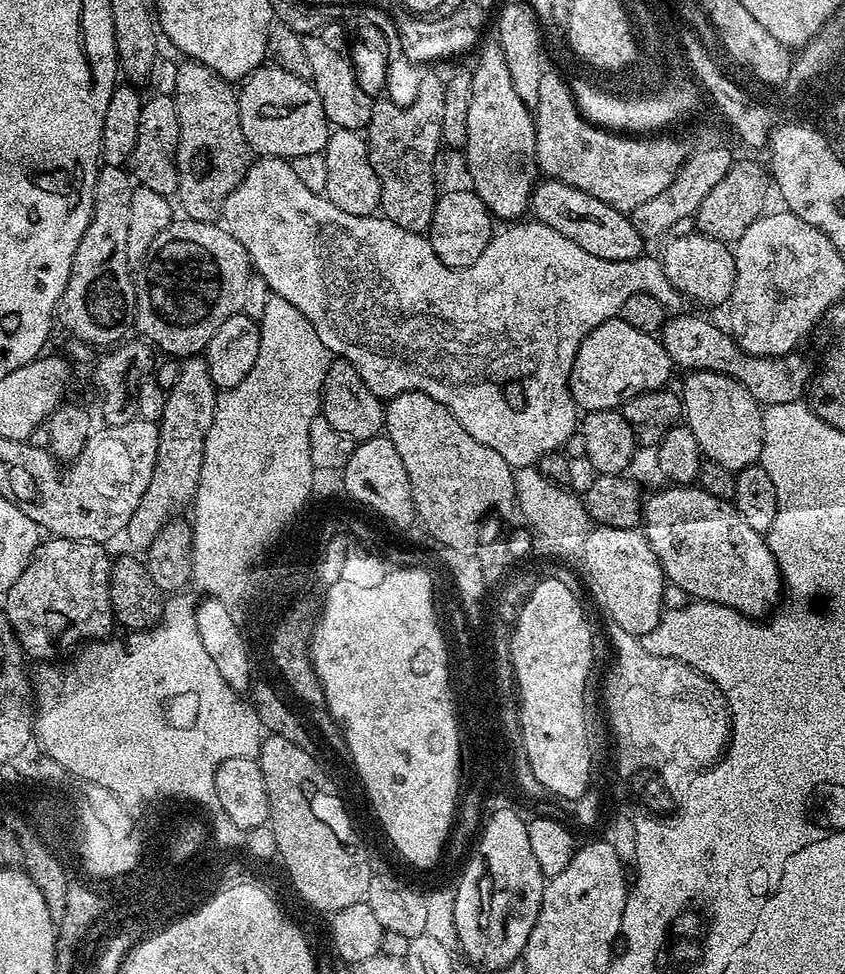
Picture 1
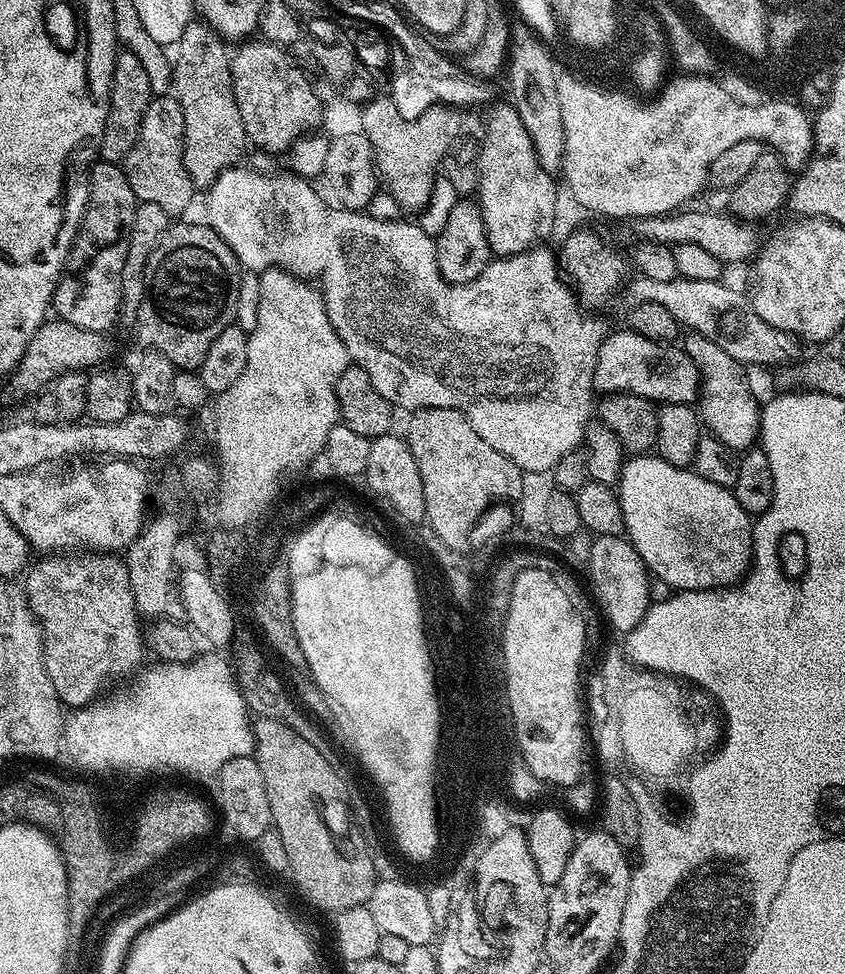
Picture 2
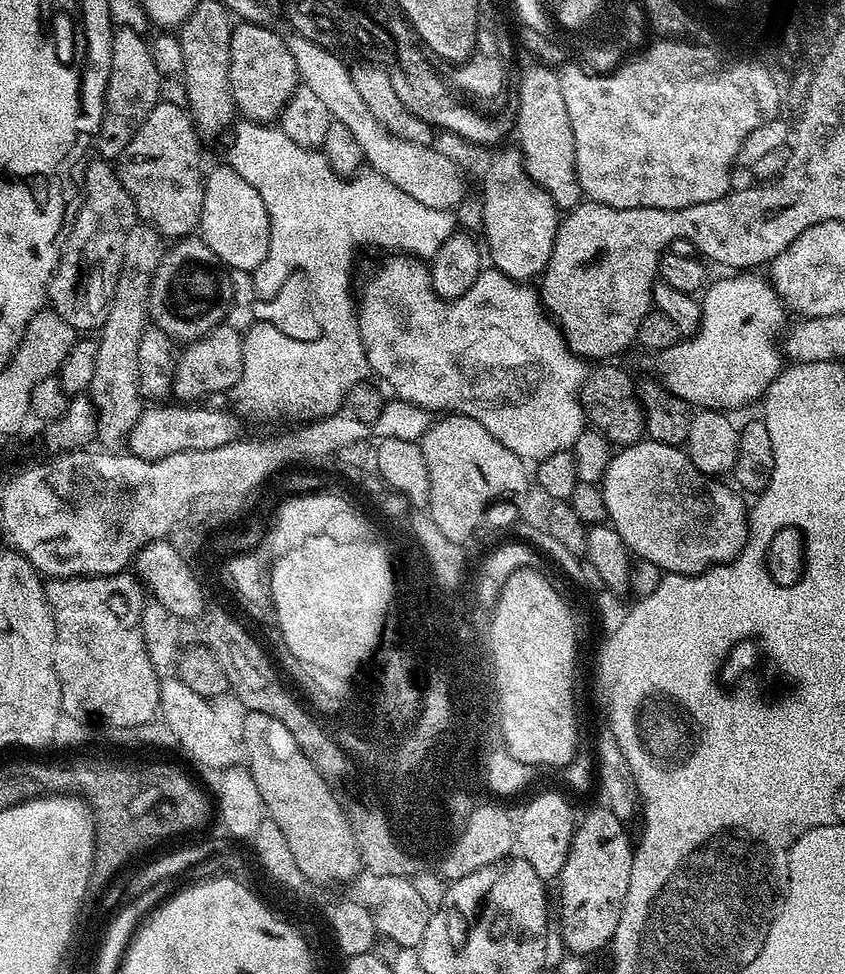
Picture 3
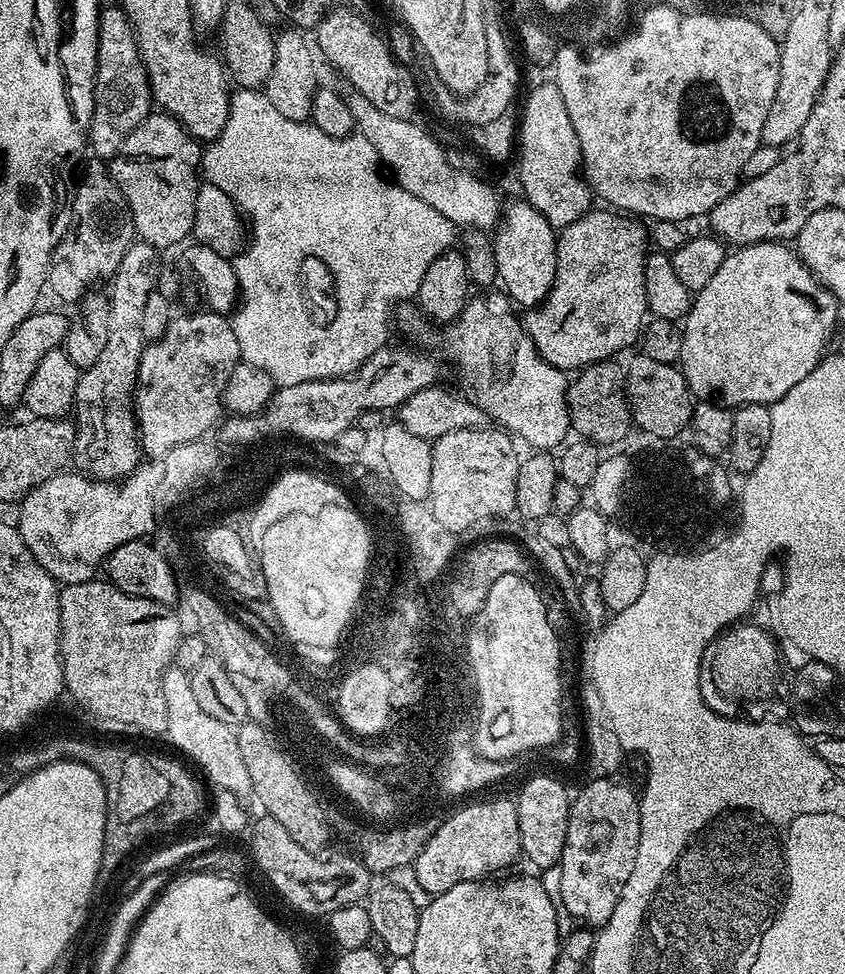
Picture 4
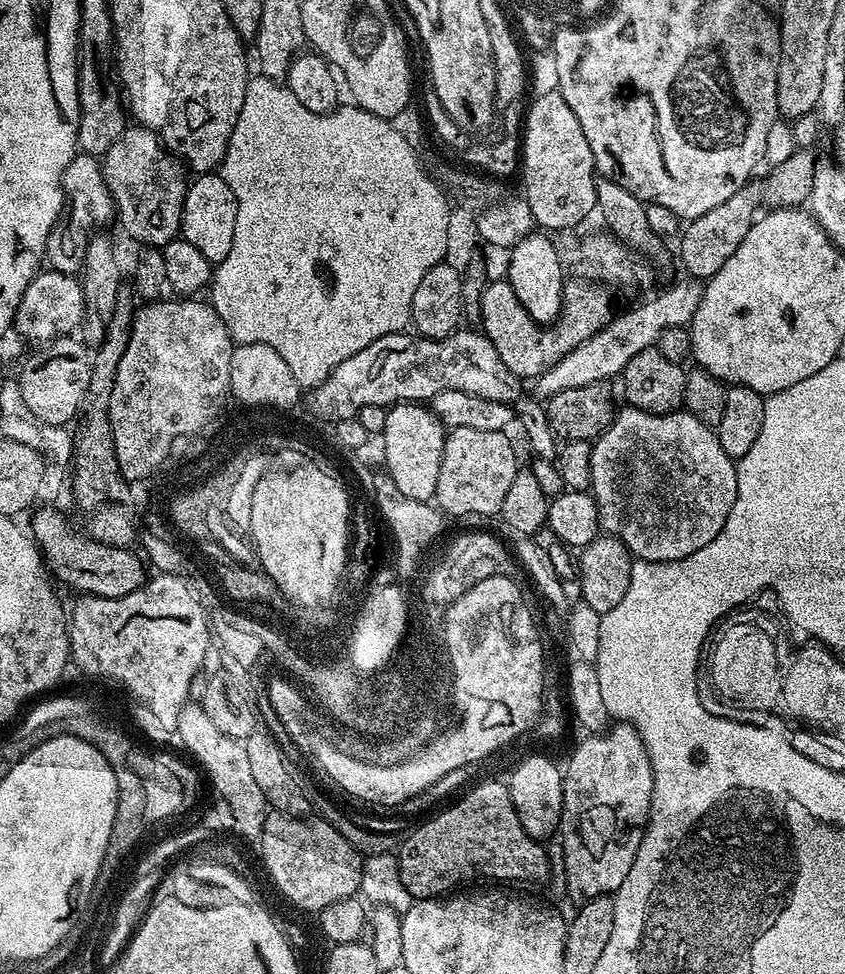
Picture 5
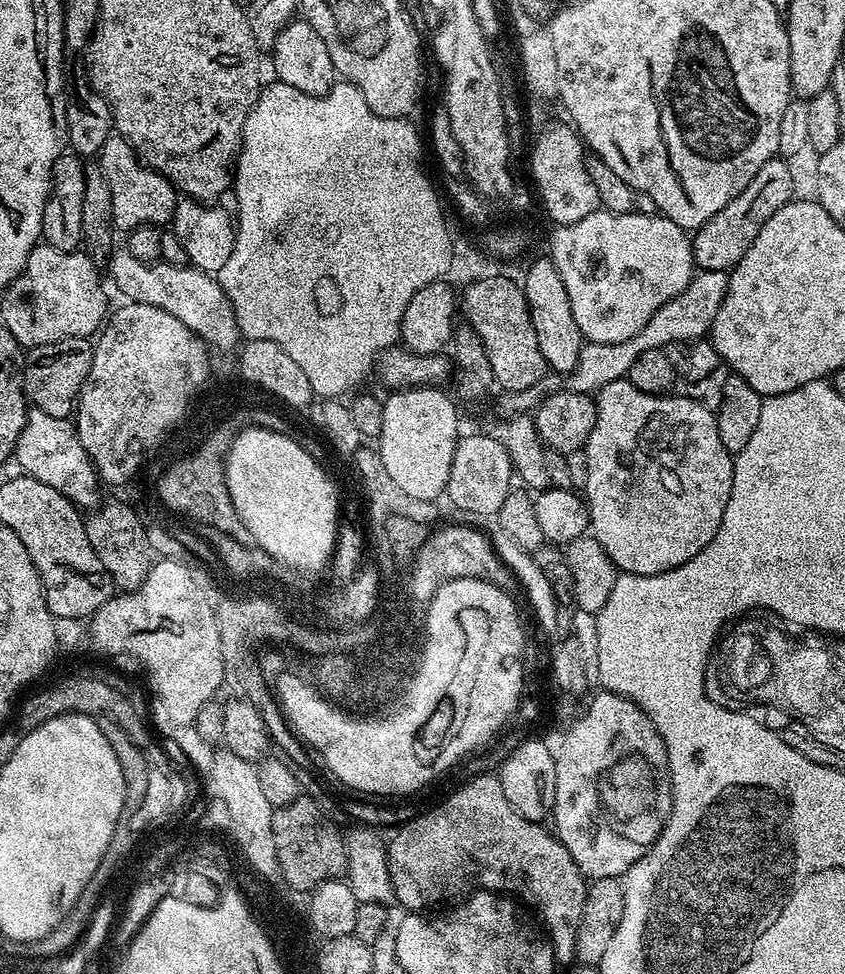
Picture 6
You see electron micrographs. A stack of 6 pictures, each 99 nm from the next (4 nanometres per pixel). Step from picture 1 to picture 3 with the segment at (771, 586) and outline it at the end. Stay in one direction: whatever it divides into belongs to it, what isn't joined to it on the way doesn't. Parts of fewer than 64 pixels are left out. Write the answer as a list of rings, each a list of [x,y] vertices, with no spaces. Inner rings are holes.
[[[645,438],[639,440],[636,444],[623,445],[623,447],[611,457],[608,469],[605,470],[602,479],[604,505],[608,511],[606,517],[607,523],[619,534],[622,542],[628,547],[629,553],[631,553],[633,557],[653,563],[654,566],[658,566],[664,574],[673,572],[674,574],[682,574],[683,576],[696,576],[700,572],[714,567],[715,564],[729,564],[731,560],[744,549],[748,541],[749,505],[747,503],[744,505],[743,498],[745,499],[745,497],[741,495],[731,483],[728,483],[728,485],[723,484],[724,482],[723,479],[713,478],[697,472],[694,462],[691,461],[685,449],[675,444],[663,444],[657,440]]]

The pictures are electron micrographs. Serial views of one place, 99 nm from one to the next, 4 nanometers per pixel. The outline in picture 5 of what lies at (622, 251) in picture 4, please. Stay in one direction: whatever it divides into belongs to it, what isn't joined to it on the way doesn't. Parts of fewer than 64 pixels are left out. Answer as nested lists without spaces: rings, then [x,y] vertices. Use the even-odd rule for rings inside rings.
[[[569,279],[564,285],[564,309],[560,311],[560,318],[551,326],[541,326],[535,324],[526,314],[526,310],[518,302],[518,298],[511,294],[506,294],[506,284],[504,280],[493,280],[484,285],[484,292],[480,296],[480,315],[479,323],[482,322],[482,331],[488,336],[490,342],[494,344],[494,349],[498,352],[498,357],[506,364],[506,368],[514,375],[521,378],[535,378],[544,371],[545,368],[554,366],[566,354],[580,344],[585,344],[590,337],[601,332],[614,319],[612,312],[612,300],[607,292],[599,288],[599,283],[590,282],[587,284],[584,280]]]

